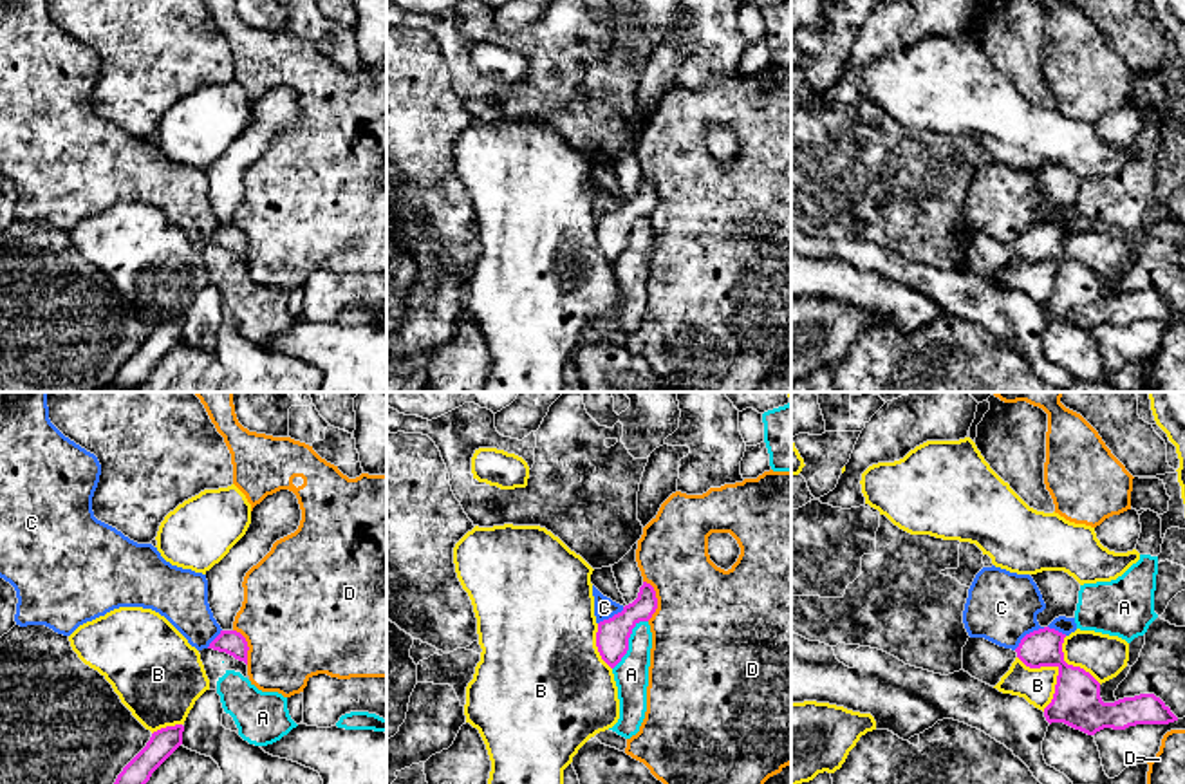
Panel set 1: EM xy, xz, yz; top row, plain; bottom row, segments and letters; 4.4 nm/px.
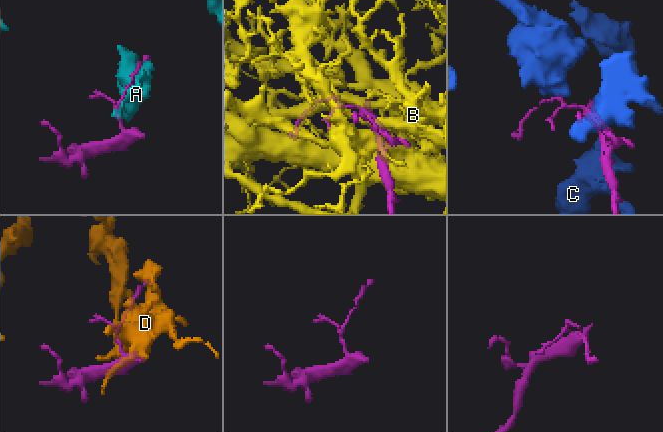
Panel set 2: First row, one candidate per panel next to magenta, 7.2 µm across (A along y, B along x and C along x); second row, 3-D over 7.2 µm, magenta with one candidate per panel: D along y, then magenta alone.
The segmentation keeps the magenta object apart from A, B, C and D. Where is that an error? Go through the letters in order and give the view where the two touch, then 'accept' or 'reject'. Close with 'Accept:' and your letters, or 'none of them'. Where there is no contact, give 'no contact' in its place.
A: xz | reject
B: yz | reject
C: yz | reject
D: xz | reject
Accept: none of them

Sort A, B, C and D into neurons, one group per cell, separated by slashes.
A / B / C / D

